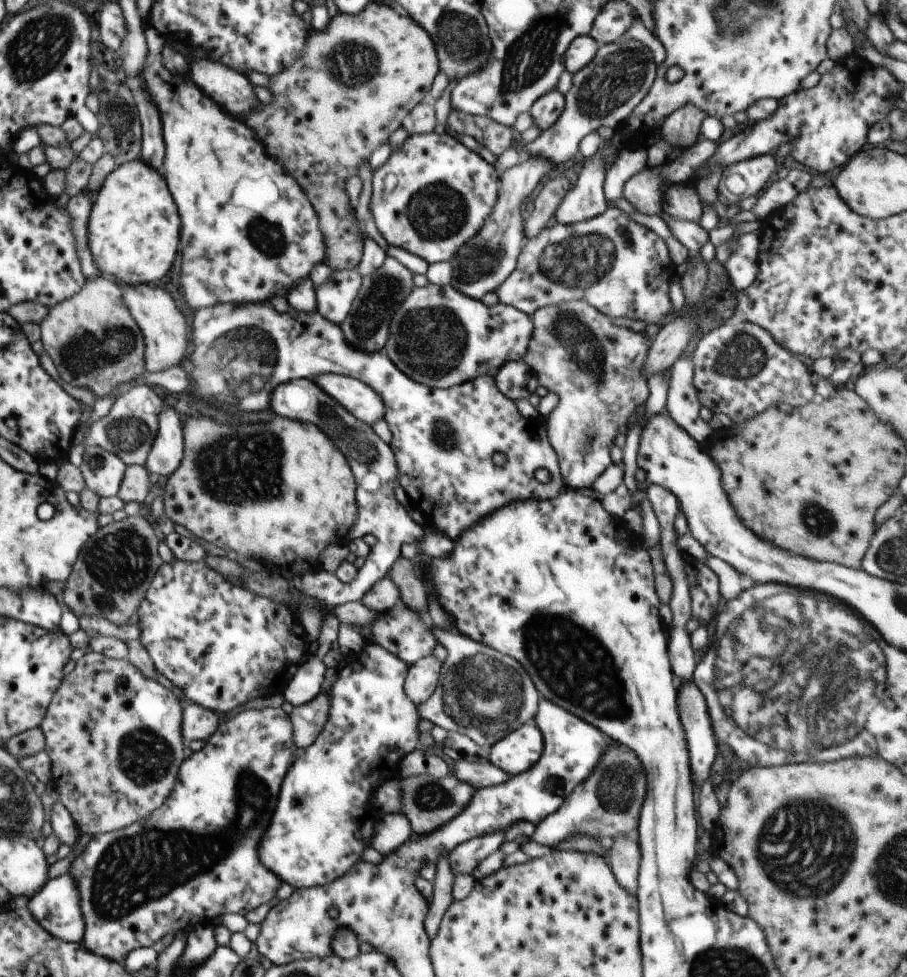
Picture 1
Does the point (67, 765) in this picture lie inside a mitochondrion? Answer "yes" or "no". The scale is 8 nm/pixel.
no

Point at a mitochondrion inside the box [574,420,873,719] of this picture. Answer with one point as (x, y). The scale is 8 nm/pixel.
(818, 521)

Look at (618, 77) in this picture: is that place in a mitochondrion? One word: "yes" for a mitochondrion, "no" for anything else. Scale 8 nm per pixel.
yes

